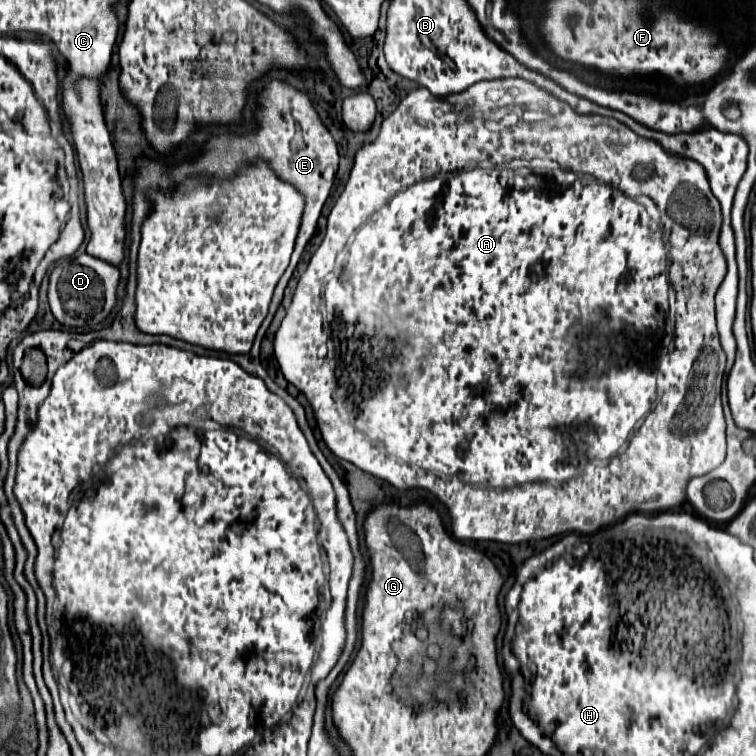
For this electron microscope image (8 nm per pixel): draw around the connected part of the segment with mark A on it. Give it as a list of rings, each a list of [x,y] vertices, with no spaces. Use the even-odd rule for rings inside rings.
[[[522,79],[482,81],[472,85],[466,93],[458,93],[458,97],[444,99],[418,87],[410,91],[396,111],[384,119],[376,141],[364,145],[356,153],[344,193],[334,203],[328,217],[326,237],[300,277],[292,305],[274,337],[274,353],[284,379],[304,393],[312,405],[318,429],[328,449],[362,471],[392,483],[396,489],[428,489],[450,511],[452,533],[456,539],[524,543],[562,533],[590,535],[632,513],[656,513],[678,507],[686,499],[688,481],[716,469],[725,460],[726,421],[720,403],[720,385],[726,355],[718,341],[714,313],[714,295],[726,277],[726,259],[718,245],[720,223],[720,203],[710,193],[704,169],[696,165],[696,161],[662,153],[662,147],[656,141],[636,137],[634,131],[620,121],[598,115],[578,115],[570,105]],[[544,133],[550,133],[550,137],[544,139]],[[554,133],[564,137],[554,141]],[[636,165],[648,165],[652,169],[648,179],[638,181],[632,175]],[[640,195],[652,197],[660,211],[664,233],[670,235],[669,279],[674,291],[670,295],[669,311],[668,257],[662,231],[648,217],[646,209],[632,199]],[[675,293],[676,301],[672,298]],[[666,313],[675,316],[674,349],[667,357],[660,355]],[[329,339],[330,361],[334,361],[334,365],[327,362],[326,343]]]

